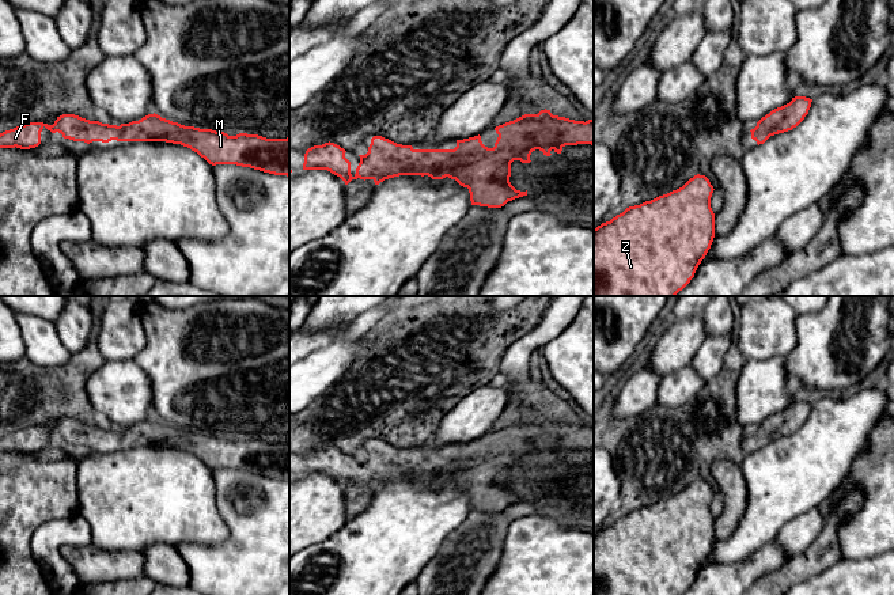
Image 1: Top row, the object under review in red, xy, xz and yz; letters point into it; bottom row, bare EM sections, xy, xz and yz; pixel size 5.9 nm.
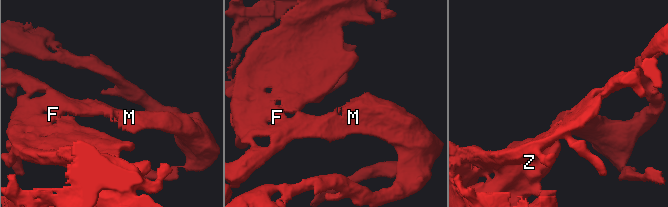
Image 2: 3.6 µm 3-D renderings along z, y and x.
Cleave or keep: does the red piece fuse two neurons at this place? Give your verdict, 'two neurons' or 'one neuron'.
one neuron

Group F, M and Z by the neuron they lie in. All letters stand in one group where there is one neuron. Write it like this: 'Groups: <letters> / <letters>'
Groups: F M Z

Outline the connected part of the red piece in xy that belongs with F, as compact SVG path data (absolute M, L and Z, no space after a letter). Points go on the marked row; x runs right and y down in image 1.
M155 113L120 126L90 121L75 114L62 114L53 125L29 122L0 133L0 148L35 148L41 144L43 128L52 133L61 133L64 139L87 144L111 140L181 144L197 152L212 166L236 164L289 177L289 137L266 139L247 133L228 136L212 129L185 126Z

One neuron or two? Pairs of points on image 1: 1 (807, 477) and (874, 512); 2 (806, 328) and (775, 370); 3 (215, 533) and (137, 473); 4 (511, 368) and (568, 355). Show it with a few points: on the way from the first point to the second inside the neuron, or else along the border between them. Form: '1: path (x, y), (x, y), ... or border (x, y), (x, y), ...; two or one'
1: border (852, 465), (848, 477), (818, 507); two
2: border (784, 357), (784, 366), (790, 375); two
3: path (196, 519), (166, 495), (156, 492); one
4: border (567, 325), (544, 347); two

